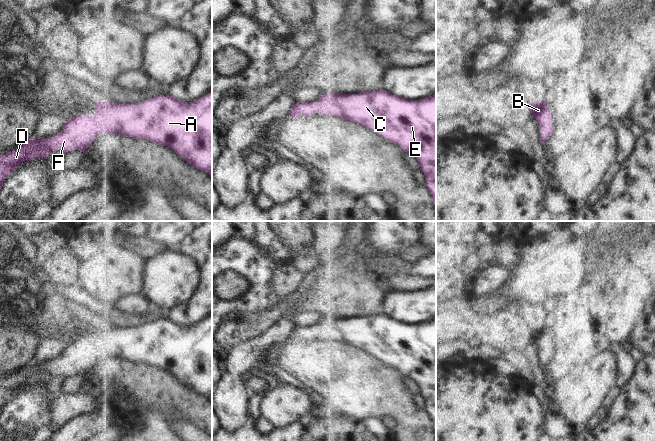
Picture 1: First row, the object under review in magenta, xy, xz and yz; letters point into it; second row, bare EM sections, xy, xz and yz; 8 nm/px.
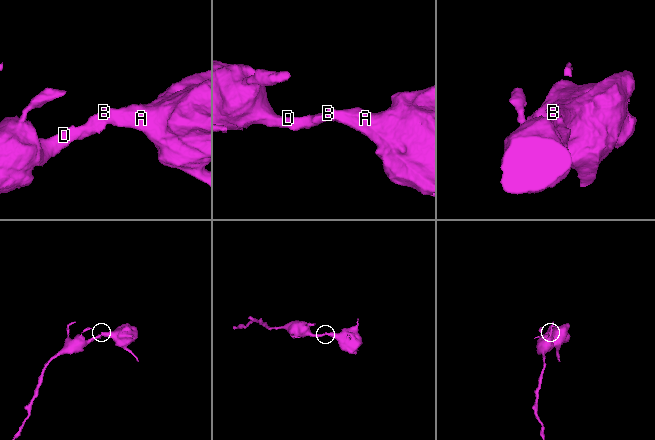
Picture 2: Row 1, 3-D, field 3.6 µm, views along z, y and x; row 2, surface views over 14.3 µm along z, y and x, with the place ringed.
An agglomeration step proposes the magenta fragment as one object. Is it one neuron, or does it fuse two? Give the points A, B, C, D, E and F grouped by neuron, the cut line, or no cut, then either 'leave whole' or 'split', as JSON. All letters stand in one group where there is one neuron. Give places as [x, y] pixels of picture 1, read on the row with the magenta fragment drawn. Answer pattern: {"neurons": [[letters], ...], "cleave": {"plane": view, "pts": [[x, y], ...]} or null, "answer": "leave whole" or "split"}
{"neurons": [["A", "B", "C", "D", "E", "F"]], "cleave": null, "answer": "leave whole"}

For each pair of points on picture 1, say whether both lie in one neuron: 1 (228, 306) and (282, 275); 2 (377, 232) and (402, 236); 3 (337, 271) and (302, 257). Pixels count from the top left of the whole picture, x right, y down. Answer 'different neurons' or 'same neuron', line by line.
1: different neurons
2: same neuron
3: different neurons

